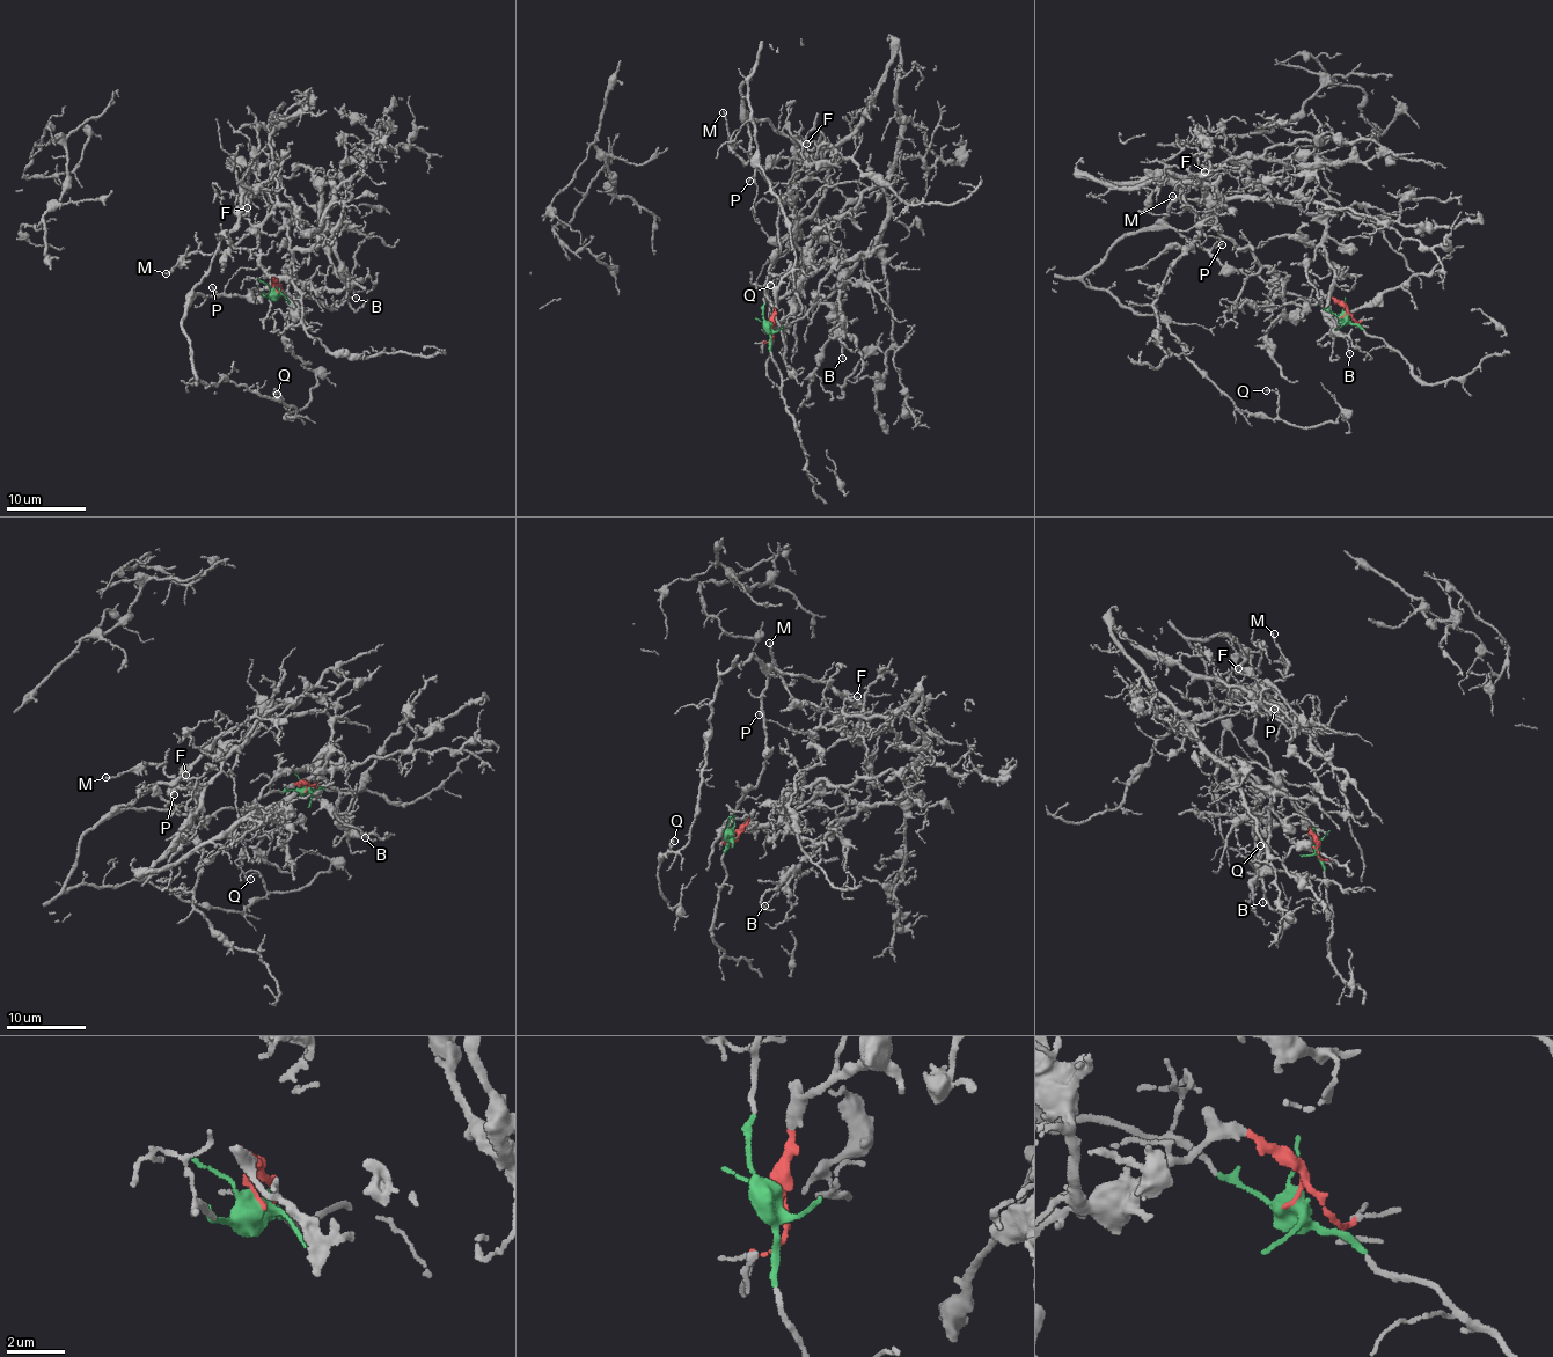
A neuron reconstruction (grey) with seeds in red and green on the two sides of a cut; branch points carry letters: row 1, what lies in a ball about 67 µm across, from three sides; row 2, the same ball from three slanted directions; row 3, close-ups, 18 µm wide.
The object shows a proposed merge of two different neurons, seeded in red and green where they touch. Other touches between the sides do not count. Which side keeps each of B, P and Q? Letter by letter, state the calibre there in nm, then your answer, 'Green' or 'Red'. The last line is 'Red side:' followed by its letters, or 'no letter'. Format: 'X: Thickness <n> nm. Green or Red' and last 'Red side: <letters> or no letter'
B: Thickness 100 nm. Red
P: Thickness 120 nm. Green
Q: Thickness 110 nm. Green
Red side: B

